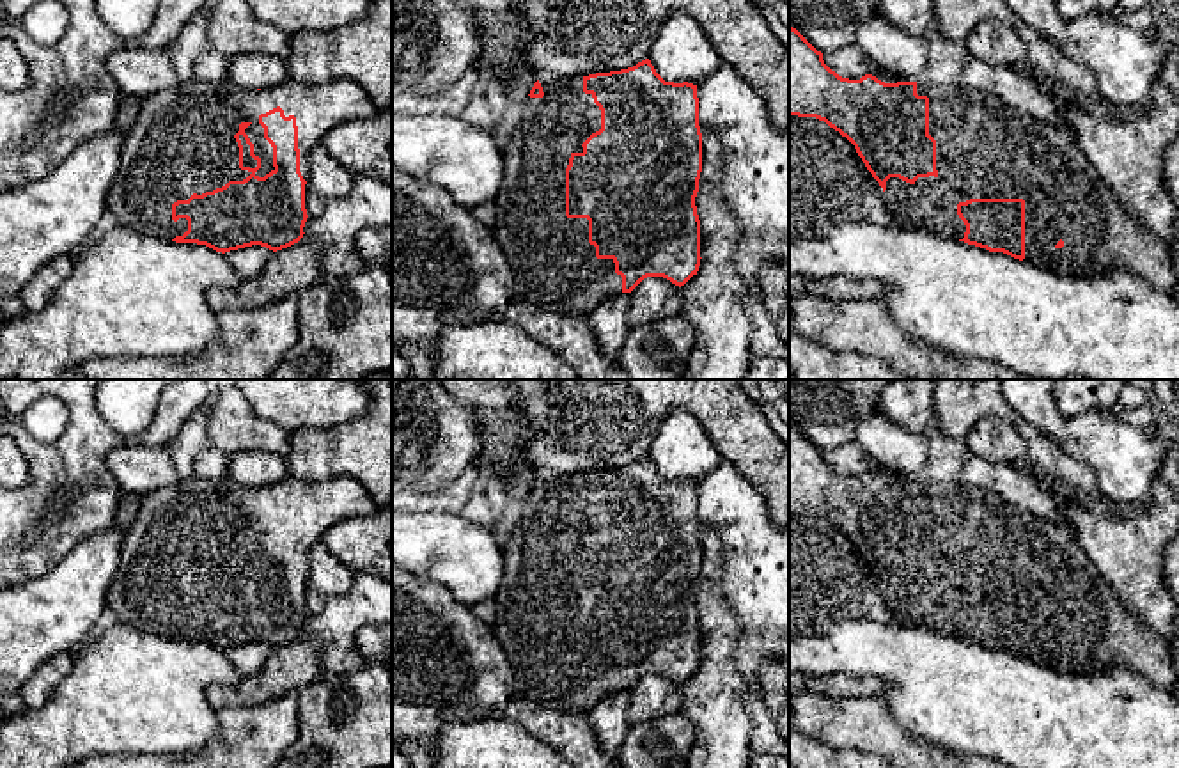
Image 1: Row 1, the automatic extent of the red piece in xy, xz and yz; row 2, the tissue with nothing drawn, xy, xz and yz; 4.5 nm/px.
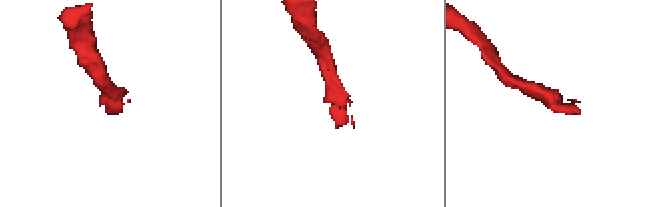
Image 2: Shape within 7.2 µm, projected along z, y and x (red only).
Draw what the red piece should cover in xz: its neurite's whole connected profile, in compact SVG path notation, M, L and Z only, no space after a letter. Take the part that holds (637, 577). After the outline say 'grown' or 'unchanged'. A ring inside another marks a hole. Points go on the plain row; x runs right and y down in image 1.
M649 456L633 465L596 470L576 475L541 474L519 507L519 518L504 545L504 576L495 594L496 621L495 637L504 647L516 674L516 686L525 697L553 709L590 713L590 709L608 694L631 690L647 674L663 674L675 683L684 683L700 663L700 617L695 594L702 569L702 530L699 523L697 482L683 479L665 479Z; grown

